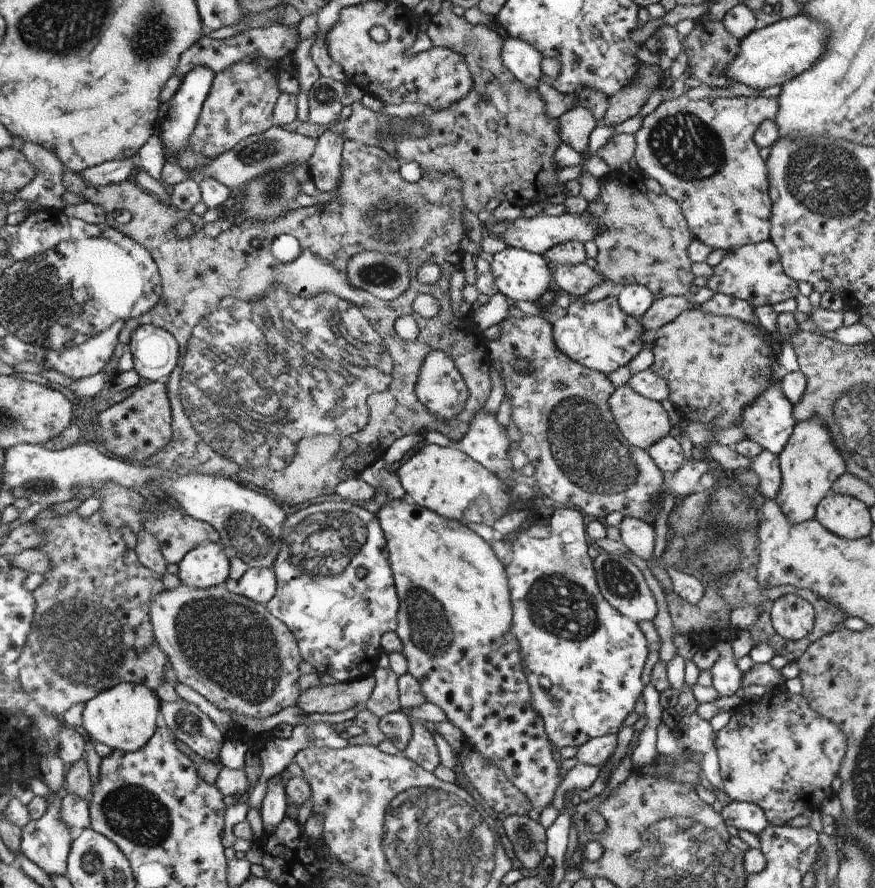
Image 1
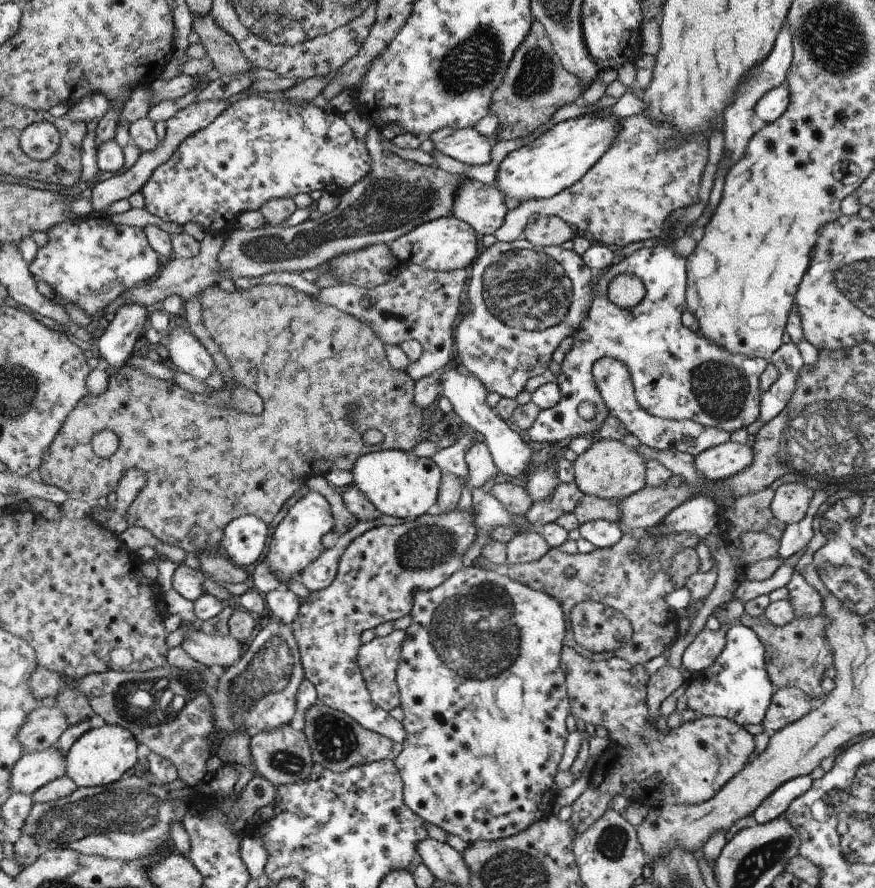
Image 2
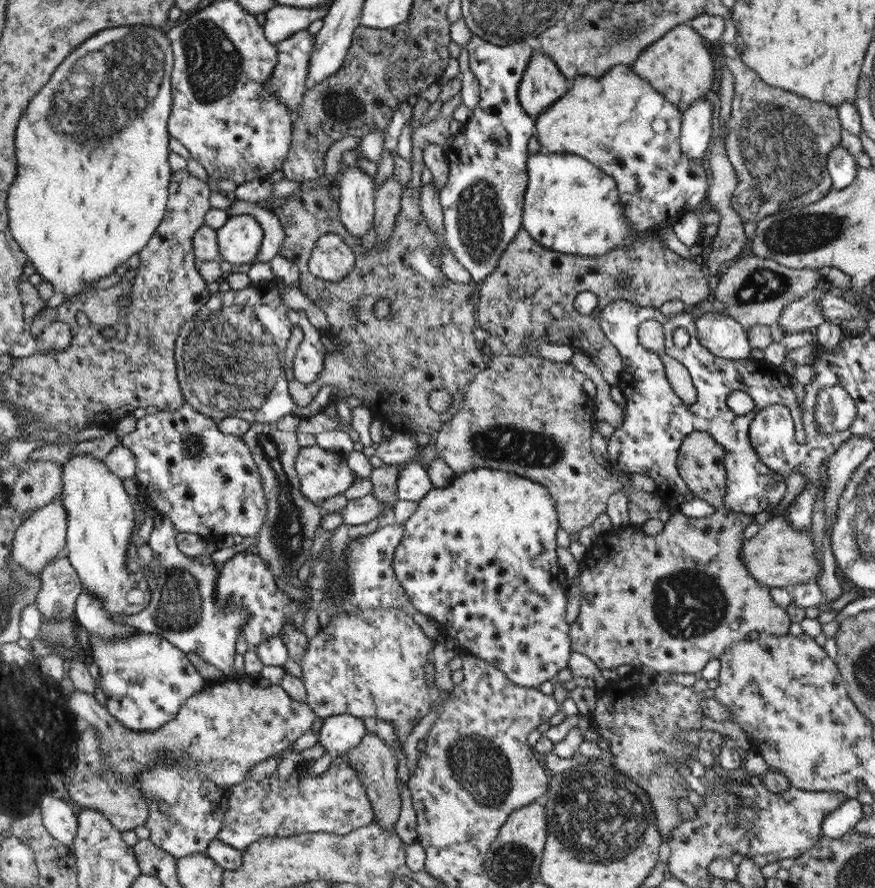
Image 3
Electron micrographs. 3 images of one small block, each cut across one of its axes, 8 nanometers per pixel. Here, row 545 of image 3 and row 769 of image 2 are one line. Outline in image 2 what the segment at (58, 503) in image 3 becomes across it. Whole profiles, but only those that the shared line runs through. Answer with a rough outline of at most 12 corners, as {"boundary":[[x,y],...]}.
{"boundary":[[60,750],[23,754],[10,794],[31,796],[65,775]]}

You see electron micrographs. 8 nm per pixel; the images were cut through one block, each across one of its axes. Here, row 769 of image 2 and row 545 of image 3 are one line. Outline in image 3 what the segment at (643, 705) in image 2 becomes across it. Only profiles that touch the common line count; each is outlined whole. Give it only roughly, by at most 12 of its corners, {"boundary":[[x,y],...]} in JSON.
{"boundary":[[755,515],[599,535],[572,652],[695,674],[788,635],[748,573]]}

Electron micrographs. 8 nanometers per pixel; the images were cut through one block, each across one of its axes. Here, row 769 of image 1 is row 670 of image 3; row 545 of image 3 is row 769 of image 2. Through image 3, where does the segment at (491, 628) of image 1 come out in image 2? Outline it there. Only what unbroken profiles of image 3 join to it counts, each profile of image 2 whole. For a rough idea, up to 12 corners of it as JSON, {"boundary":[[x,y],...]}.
{"boundary":[[462,566],[396,670],[404,804],[470,844],[552,815],[560,603]]}

